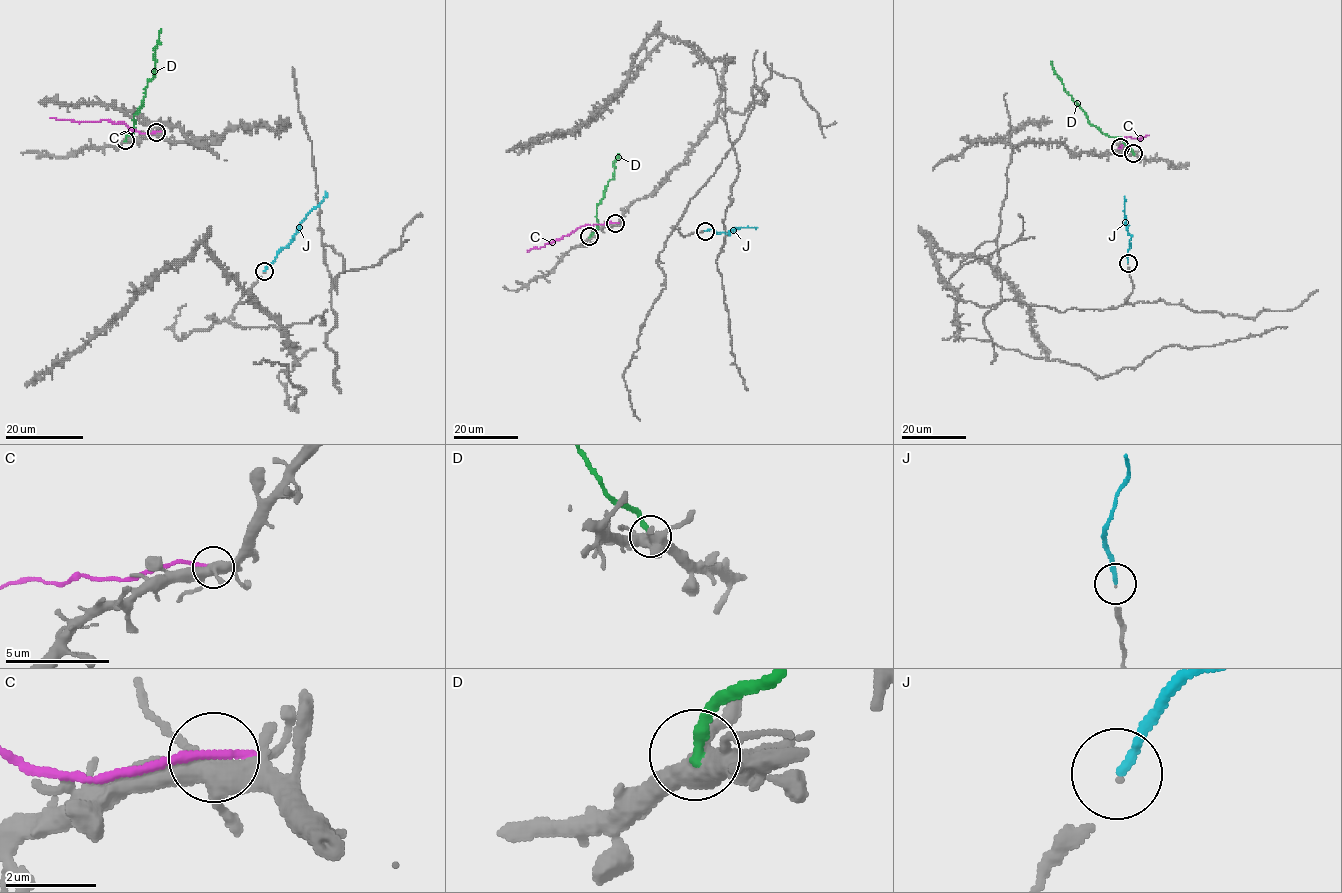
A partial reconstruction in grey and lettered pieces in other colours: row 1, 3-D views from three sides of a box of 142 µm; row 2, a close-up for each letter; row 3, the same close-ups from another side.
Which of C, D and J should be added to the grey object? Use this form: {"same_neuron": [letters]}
{"same_neuron": ["J"]}

